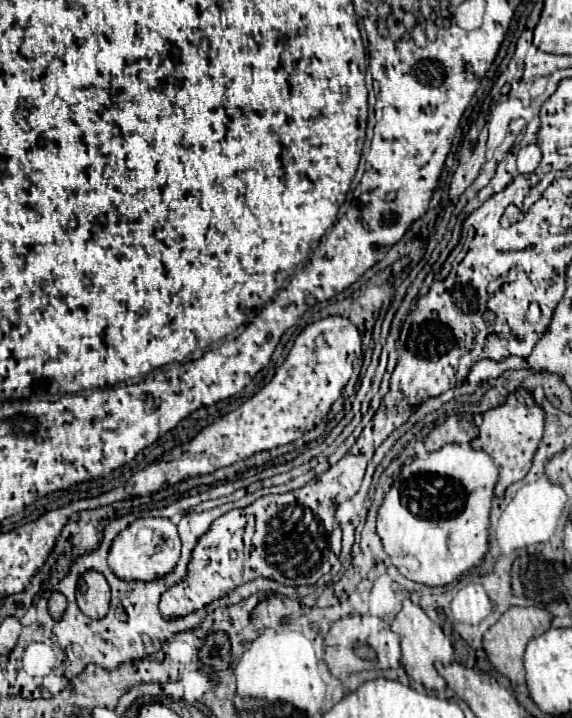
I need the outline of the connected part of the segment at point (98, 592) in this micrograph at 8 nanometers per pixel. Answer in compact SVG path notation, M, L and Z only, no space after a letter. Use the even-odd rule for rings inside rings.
M85 571L81 575L81 581L77 583L77 605L79 605L79 609L89 617L99 619L107 613L109 599L111 597L109 597L107 579L97 571Z

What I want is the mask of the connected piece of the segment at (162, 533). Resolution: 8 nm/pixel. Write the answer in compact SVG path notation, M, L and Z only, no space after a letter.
M145 517L135 519L127 529L123 529L111 543L109 549L109 567L113 573L127 581L151 581L155 577L161 577L169 573L177 559L179 559L181 541L177 535L177 527L163 517Z

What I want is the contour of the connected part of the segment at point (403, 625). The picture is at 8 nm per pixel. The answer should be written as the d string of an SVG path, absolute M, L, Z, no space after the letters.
M411 599L403 601L403 609L399 611L399 615L395 617L391 629L399 635L401 639L401 665L405 667L407 675L419 683L423 683L427 689L437 689L443 691L445 689L445 679L437 673L435 669L435 661L443 661L445 665L453 659L454 650L451 647L451 641L443 635L441 627L431 621L423 609L415 603L411 603Z

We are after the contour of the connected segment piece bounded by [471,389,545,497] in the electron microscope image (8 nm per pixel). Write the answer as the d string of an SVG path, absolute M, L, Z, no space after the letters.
M517 389L507 397L503 405L497 405L483 413L479 437L472 440L471 446L493 455L492 459L499 467L499 481L495 485L497 497L503 497L505 489L511 483L521 481L531 469L531 457L537 451L543 437L543 419L545 419L545 411L535 403L533 395L527 389Z

